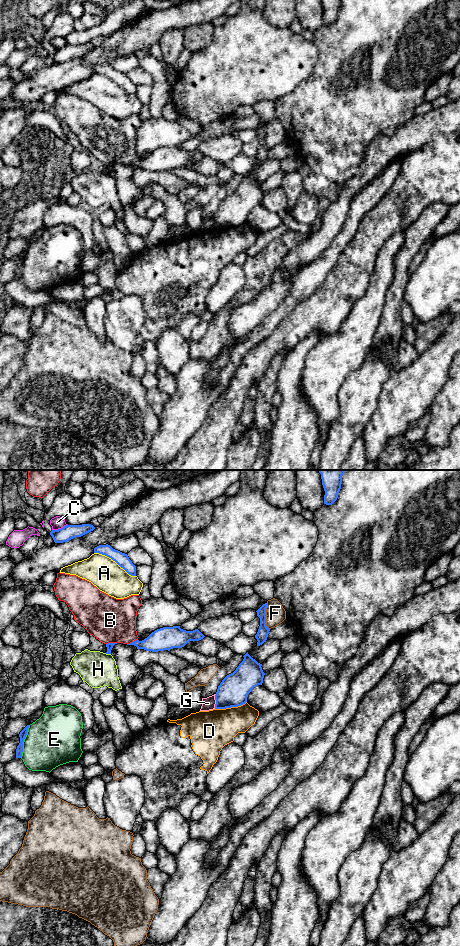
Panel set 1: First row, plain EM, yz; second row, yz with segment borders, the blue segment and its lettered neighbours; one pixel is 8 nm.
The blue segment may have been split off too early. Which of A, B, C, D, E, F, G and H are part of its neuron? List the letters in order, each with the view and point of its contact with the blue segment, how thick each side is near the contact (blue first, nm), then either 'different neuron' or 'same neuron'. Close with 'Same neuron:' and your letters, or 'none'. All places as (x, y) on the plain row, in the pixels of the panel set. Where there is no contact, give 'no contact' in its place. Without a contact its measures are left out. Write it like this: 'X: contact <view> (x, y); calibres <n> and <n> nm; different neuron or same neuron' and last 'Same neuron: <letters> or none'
A: contact yz (115, 81); calibres 110 and 260 nm; different neuron
B: contact yz (132, 162); calibres 180 and 360 nm; different neuron
C: contact yz (59, 49); calibres 120 and 100 nm; different neuron
D: contact yz (230, 227); calibres 240 and 320 nm; different neuron
E: contact yz (23, 261); calibres 60 and 420 nm; different neuron
F: contact yz (265, 136); calibres 90 and 160 nm; different neuron
G: contact yz (216, 221); calibres 240 and 100 nm; different neuron
H: contact yz (108, 173); calibres 50 and 280 nm; different neuron
Same neuron: none

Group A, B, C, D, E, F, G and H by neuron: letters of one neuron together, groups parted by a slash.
A / B / C / D / E / F / G / H

